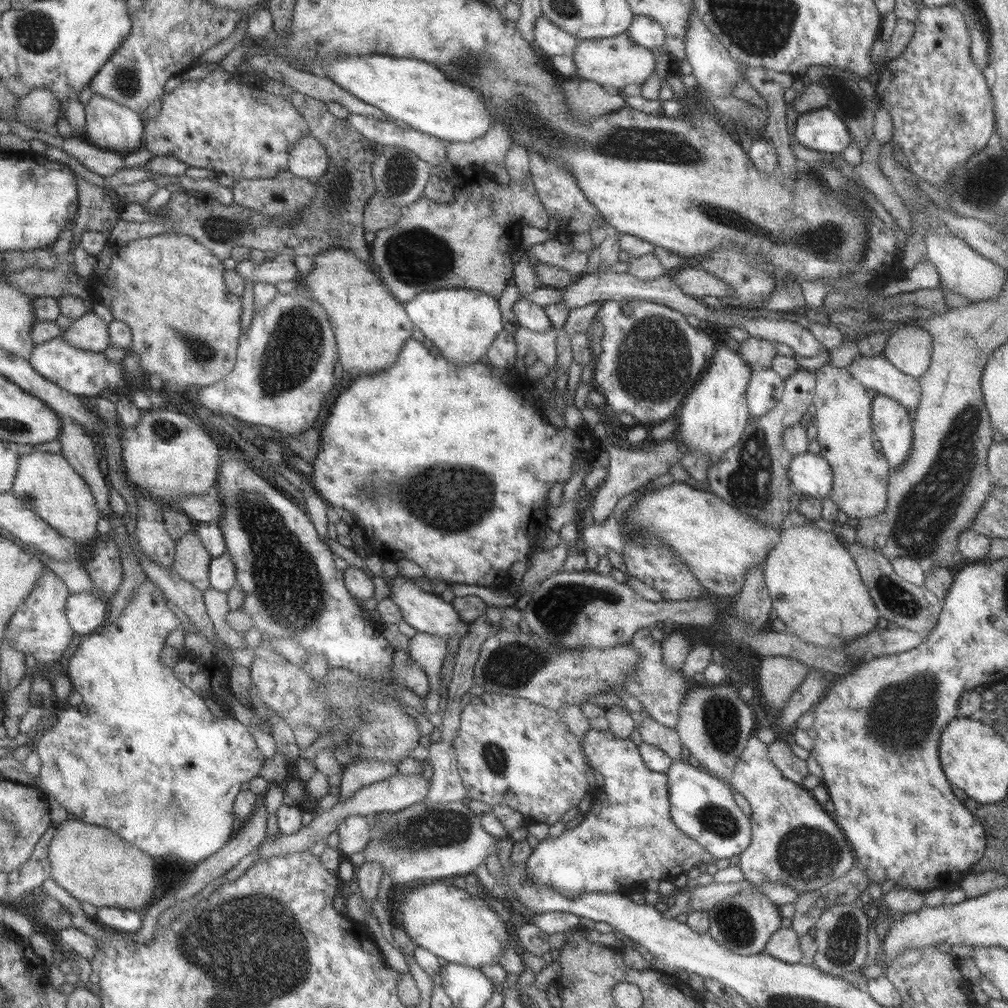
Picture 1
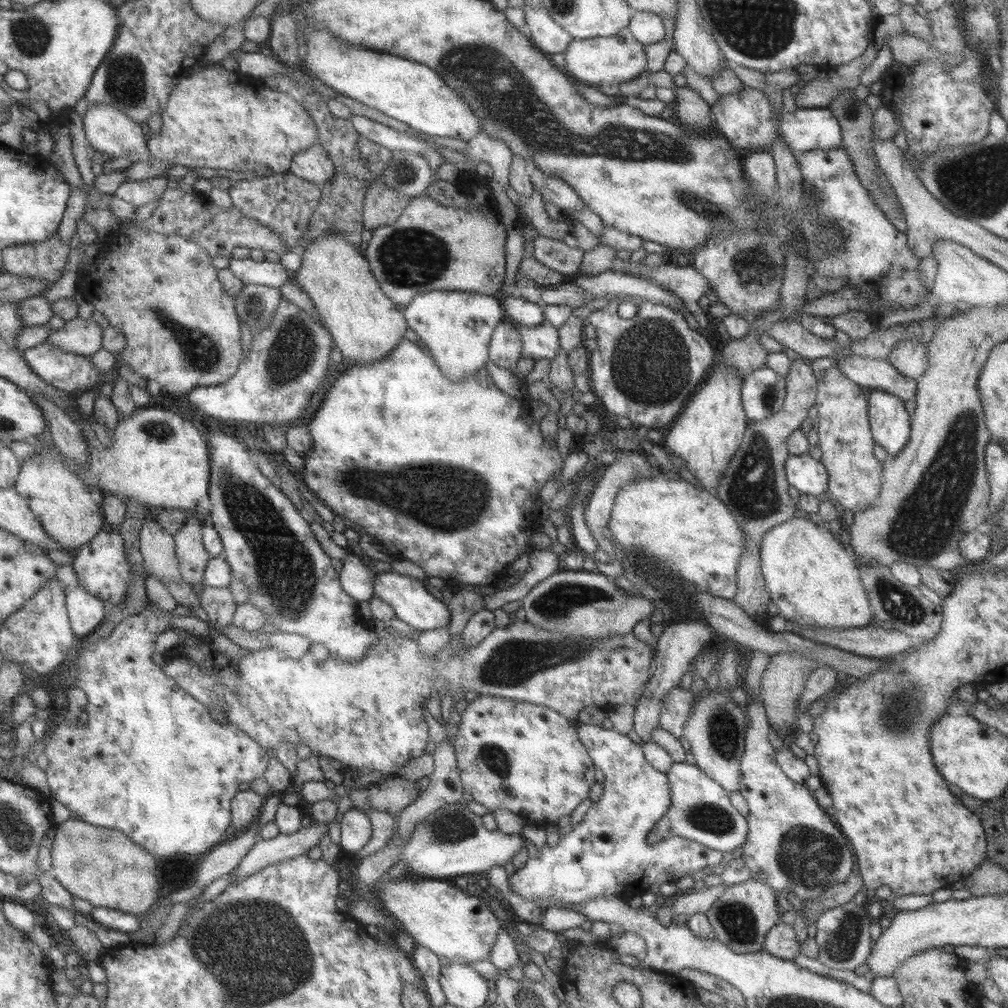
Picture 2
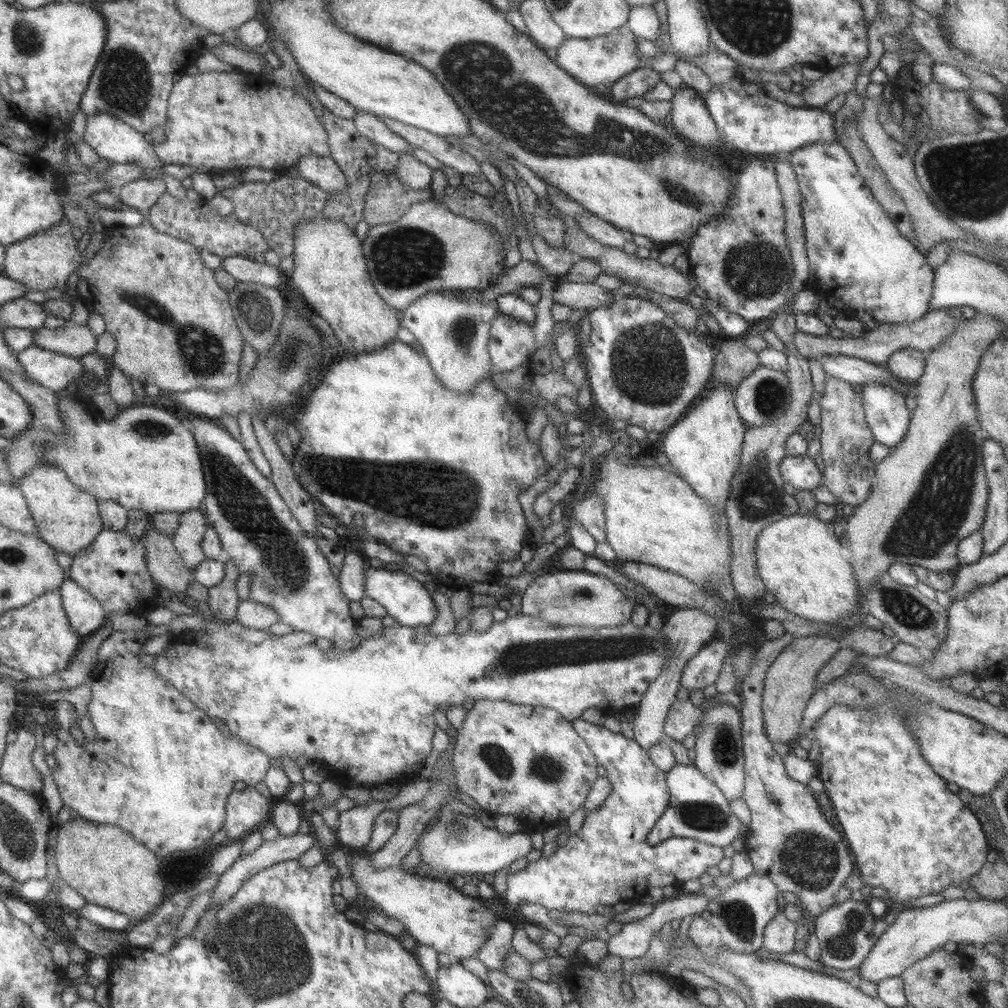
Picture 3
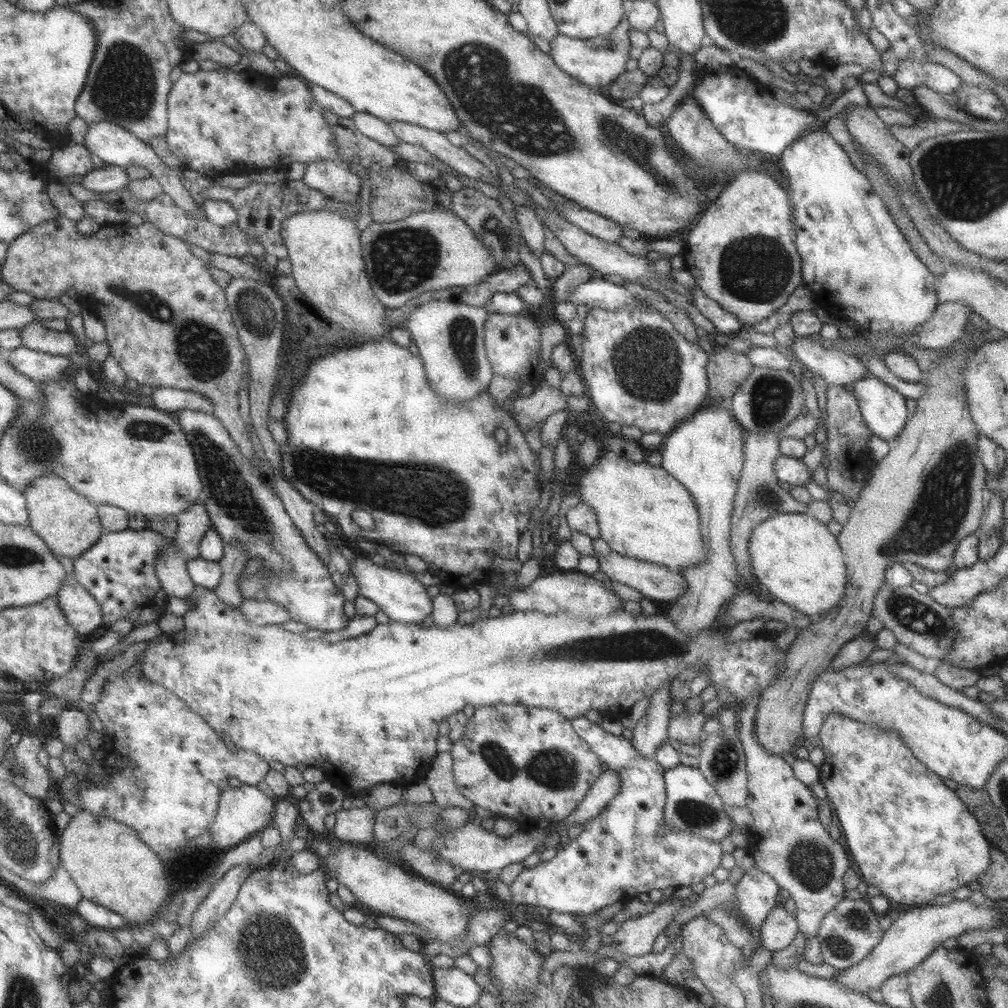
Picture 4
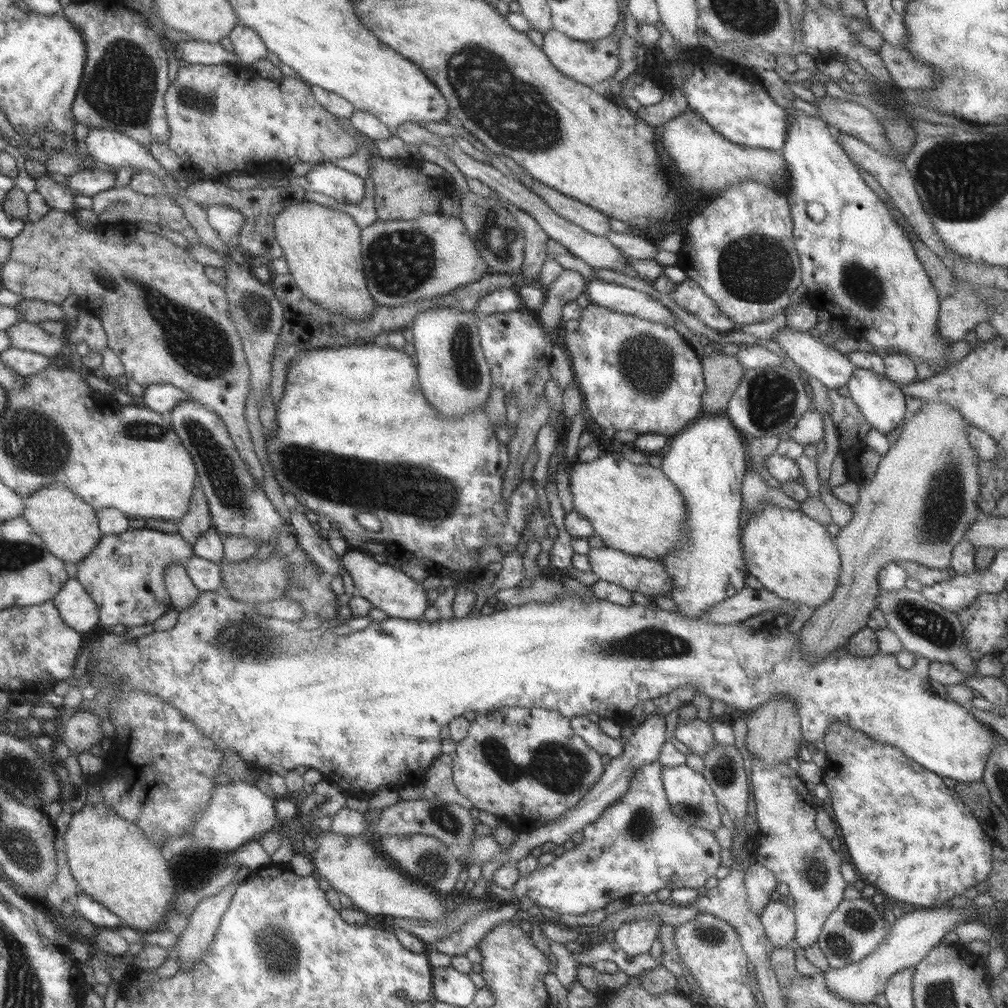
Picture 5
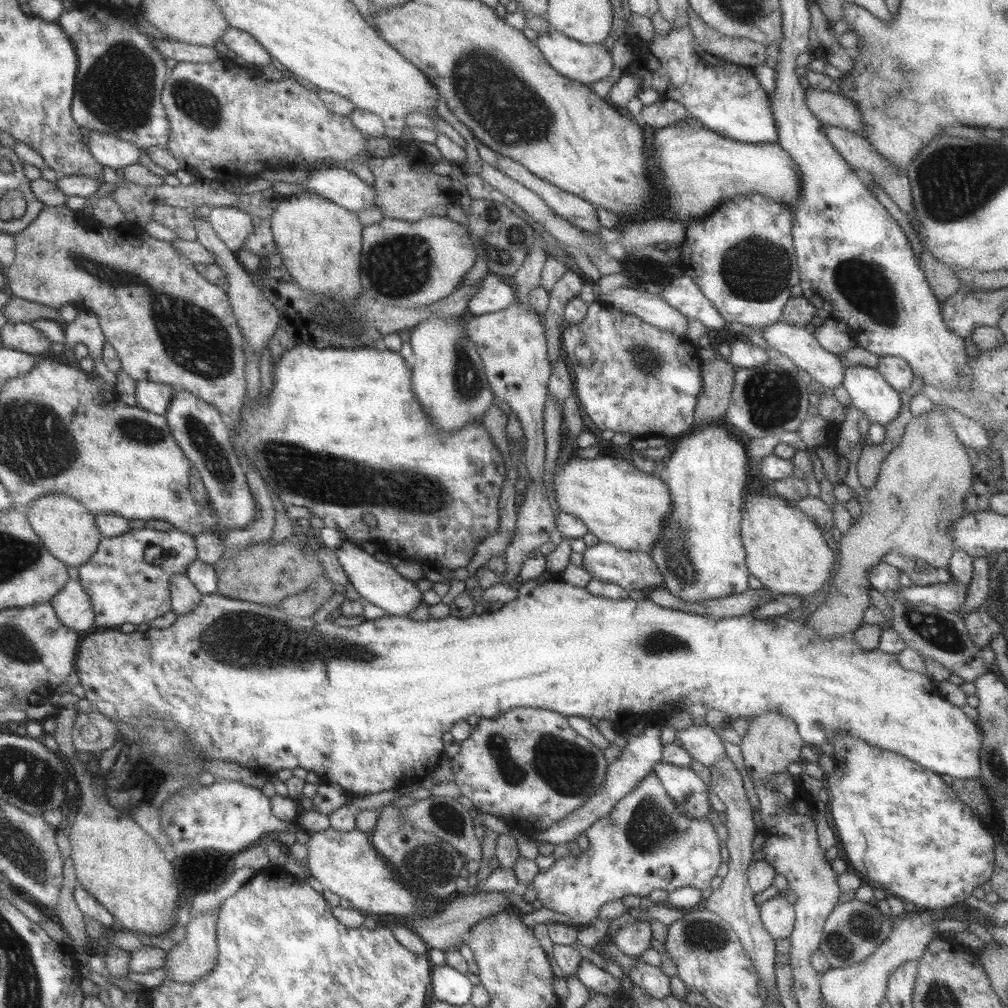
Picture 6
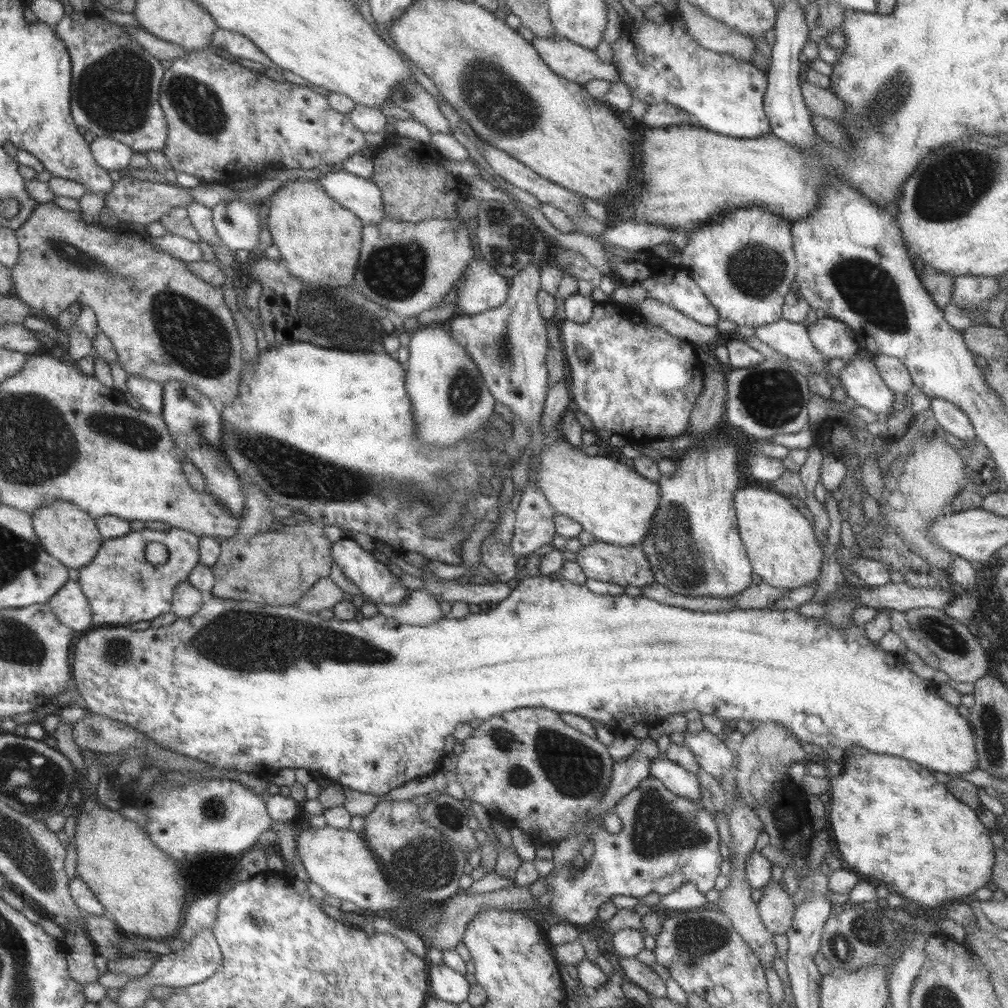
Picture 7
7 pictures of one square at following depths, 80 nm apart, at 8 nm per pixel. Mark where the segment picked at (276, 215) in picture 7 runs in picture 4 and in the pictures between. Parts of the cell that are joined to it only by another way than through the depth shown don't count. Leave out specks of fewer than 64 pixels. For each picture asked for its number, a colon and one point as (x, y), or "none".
4: (323, 248)
5: (321, 245)
6: (319, 243)

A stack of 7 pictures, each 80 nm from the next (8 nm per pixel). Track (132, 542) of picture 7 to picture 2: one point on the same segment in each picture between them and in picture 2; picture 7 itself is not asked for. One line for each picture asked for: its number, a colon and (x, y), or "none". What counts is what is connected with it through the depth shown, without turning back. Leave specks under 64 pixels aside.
2: (100, 566)
3: (112, 570)
4: (117, 571)
5: (123, 575)
6: (122, 587)

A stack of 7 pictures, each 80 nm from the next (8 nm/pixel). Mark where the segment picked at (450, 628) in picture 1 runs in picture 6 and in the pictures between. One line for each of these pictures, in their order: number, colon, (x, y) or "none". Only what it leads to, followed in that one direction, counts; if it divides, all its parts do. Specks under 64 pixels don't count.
2: (409, 600)
3: (404, 599)
4: (399, 596)
5: (385, 587)
6: (379, 584)

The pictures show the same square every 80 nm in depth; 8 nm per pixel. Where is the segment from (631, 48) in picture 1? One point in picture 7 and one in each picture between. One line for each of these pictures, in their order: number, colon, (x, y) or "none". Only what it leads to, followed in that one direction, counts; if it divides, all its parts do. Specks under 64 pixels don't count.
2: (615, 59)
3: (603, 59)
4: (598, 61)
5: (591, 62)
6: (583, 63)
7: (574, 63)

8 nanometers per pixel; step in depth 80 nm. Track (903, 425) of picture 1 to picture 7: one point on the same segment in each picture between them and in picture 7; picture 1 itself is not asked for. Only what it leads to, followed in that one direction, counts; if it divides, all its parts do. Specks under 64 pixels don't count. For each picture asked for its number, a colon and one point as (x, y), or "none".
2: (889, 422)
3: (885, 414)
4: (882, 408)
5: (881, 402)
6: (868, 391)
7: (859, 378)

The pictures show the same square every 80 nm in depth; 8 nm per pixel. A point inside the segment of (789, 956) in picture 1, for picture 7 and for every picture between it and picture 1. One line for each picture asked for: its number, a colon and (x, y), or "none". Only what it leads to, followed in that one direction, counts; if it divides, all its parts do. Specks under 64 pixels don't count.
2: (779, 941)
3: (778, 935)
4: (777, 930)
5: (777, 919)
6: (776, 914)
7: (775, 908)

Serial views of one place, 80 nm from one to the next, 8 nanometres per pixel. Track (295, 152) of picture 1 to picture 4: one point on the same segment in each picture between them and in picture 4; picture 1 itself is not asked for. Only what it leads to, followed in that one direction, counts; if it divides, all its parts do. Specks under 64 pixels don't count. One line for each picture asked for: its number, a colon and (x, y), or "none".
2: (312, 164)
3: (321, 171)
4: (335, 181)

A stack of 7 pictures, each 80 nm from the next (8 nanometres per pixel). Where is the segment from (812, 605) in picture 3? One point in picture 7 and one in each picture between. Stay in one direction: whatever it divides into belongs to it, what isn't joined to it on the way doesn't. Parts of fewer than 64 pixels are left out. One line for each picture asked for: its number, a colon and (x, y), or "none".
4: (794, 556)
5: (793, 557)
6: (784, 549)
7: (780, 546)

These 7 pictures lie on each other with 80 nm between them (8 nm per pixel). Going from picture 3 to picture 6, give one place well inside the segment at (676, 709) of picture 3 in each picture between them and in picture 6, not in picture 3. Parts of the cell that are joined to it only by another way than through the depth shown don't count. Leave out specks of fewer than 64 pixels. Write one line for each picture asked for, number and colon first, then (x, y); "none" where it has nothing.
4: (687, 728)
5: (696, 735)
6: (702, 743)

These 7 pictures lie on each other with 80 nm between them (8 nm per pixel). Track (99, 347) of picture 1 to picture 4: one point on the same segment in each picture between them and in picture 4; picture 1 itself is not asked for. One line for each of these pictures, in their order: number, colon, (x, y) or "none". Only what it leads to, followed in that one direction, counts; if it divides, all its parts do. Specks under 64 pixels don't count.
2: (81, 336)
3: (74, 340)
4: (34, 336)

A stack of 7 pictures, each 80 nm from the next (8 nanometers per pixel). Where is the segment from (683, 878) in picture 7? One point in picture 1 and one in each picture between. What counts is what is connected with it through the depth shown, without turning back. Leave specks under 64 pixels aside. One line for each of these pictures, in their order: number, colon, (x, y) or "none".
1: (616, 847)
2: (606, 855)
3: (607, 861)
4: (623, 851)
5: (637, 846)
6: (645, 842)

